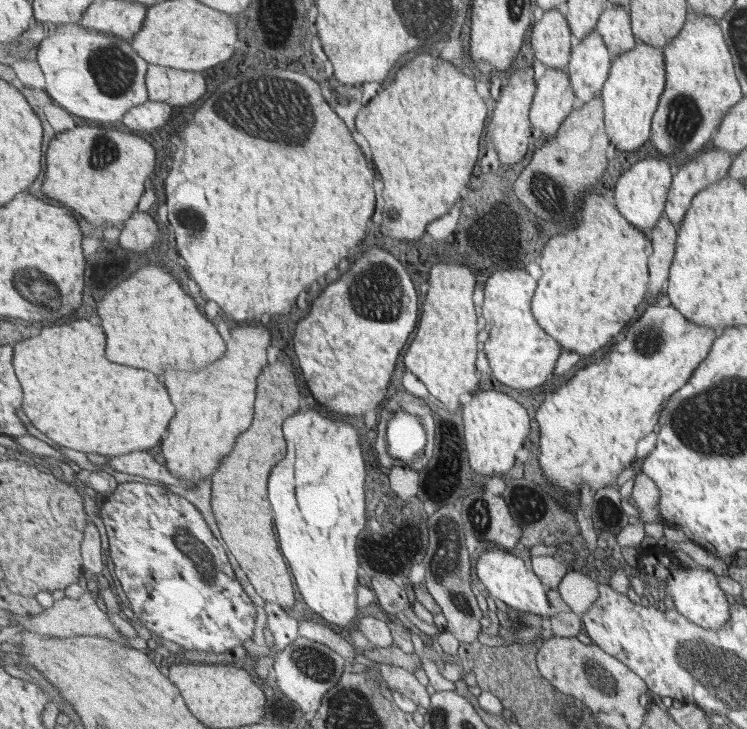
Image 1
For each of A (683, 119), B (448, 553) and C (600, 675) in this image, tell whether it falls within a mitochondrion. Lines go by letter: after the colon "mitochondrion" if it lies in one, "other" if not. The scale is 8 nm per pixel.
A: mitochondrion
B: mitochondrion
C: mitochondrion

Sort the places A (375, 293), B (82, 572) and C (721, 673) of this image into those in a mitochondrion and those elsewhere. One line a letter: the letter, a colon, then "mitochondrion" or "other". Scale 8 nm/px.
A: mitochondrion
B: other
C: mitochondrion

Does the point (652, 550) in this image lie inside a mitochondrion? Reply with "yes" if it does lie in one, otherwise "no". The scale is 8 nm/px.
no

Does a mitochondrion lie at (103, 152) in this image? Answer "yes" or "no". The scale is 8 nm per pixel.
yes

